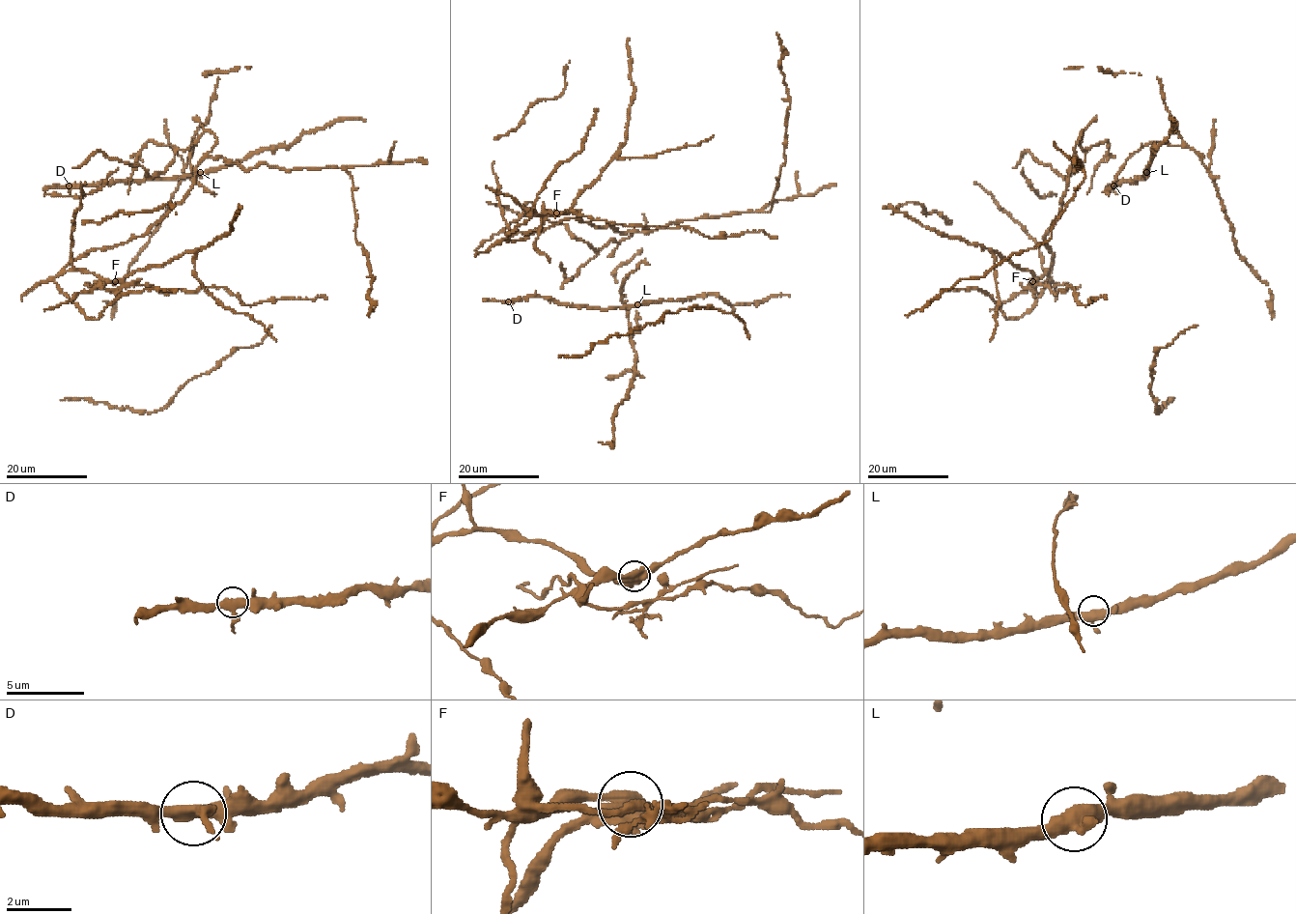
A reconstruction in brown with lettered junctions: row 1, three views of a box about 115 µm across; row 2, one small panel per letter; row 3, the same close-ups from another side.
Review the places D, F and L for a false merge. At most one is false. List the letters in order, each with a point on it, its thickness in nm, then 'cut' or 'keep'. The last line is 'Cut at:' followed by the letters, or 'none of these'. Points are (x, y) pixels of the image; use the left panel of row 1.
D: place (69, 185); calibre 400 nm; keep
F: place (115, 281); calibre 440 nm; cut
L: place (200, 172); calibre 440 nm; keep
Cut at: F

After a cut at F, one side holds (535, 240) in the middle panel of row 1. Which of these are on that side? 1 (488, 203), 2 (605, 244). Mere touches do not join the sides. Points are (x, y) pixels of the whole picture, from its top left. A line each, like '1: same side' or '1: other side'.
1: other side
2: other side

